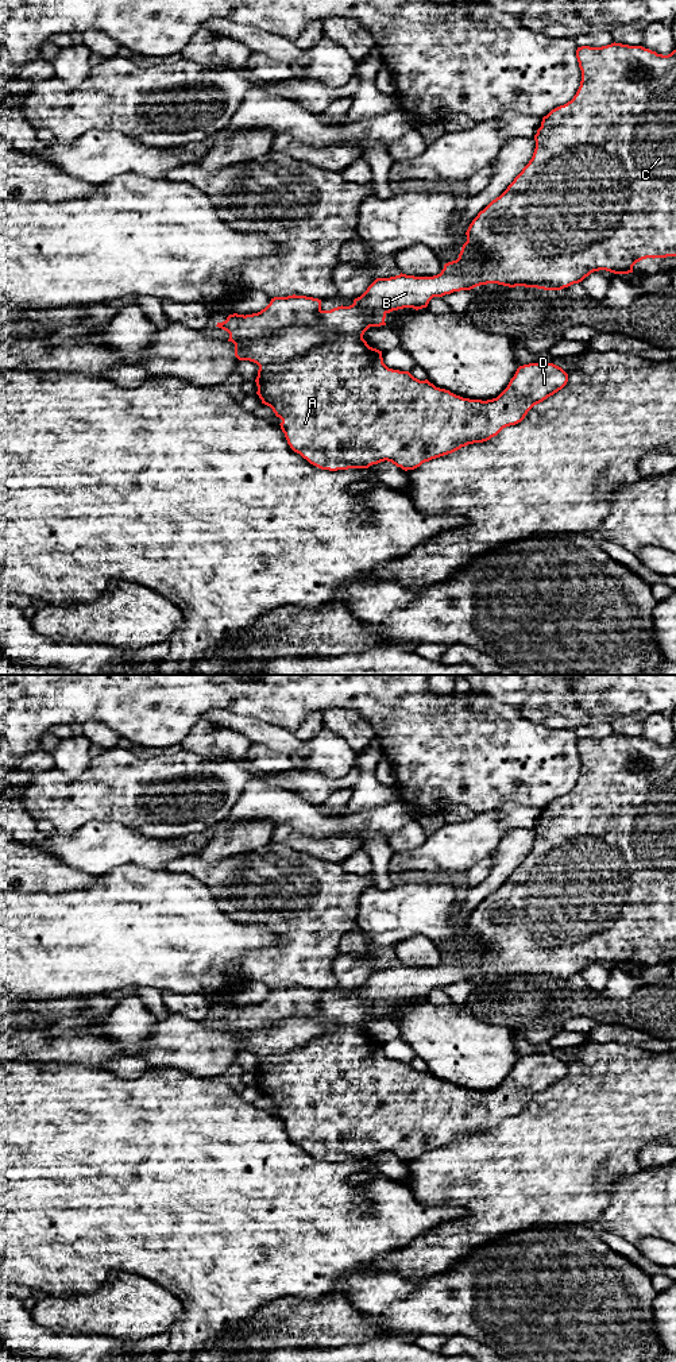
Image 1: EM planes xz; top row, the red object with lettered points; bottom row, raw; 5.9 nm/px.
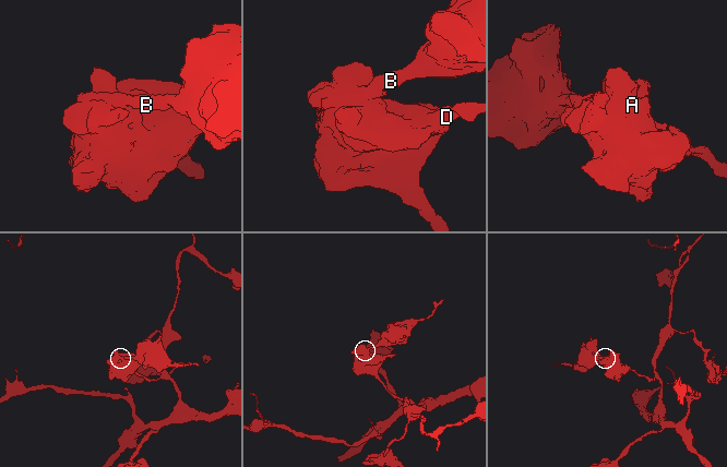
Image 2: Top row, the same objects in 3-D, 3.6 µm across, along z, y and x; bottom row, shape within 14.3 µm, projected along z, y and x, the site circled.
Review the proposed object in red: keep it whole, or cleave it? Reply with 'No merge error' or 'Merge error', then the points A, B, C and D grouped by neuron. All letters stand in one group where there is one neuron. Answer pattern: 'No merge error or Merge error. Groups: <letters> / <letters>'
Merge error. Groups: A D / B C

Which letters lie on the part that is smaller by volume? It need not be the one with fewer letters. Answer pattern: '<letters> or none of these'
B, C

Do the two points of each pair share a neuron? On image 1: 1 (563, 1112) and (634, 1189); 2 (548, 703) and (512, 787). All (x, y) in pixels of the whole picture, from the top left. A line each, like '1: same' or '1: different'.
1: different
2: different

